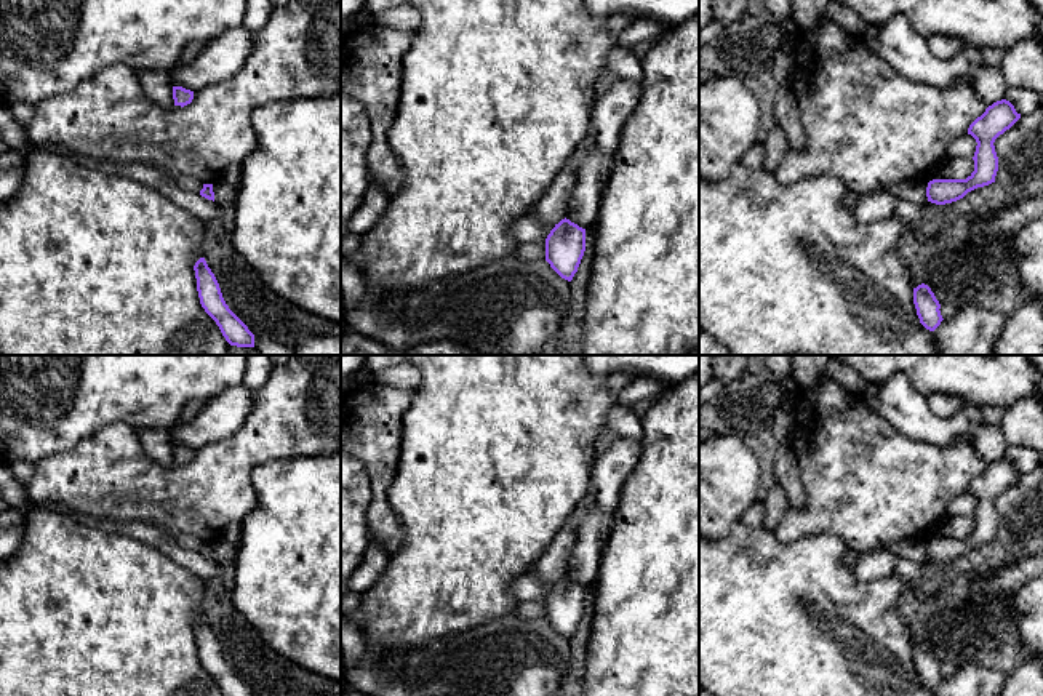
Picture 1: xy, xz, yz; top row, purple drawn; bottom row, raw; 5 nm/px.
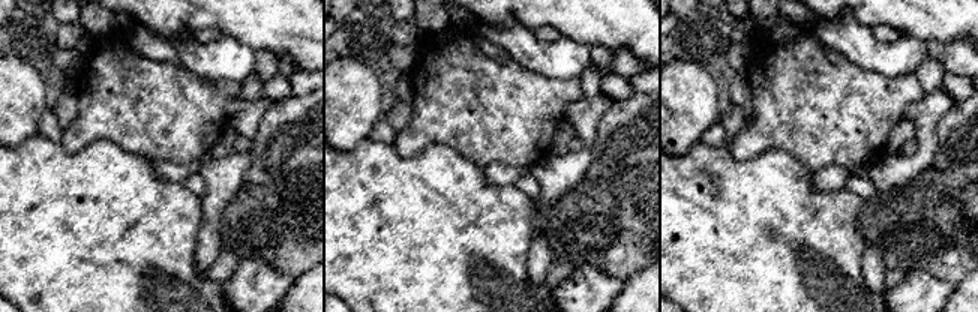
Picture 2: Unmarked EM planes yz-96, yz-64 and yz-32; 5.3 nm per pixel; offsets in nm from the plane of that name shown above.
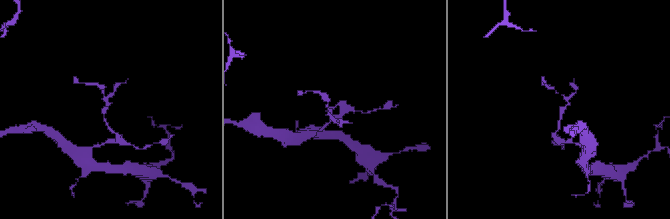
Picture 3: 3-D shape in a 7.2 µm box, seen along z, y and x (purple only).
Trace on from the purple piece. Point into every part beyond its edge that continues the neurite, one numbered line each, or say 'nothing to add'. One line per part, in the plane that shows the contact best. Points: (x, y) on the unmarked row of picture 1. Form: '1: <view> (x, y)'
nothing to add

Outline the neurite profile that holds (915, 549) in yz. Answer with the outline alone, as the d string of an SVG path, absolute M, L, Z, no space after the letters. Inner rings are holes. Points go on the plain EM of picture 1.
M920 538L905 542L888 544L885 547L897 558L909 558L918 563L925 563L928 560L926 546L928 541L925 538Z

